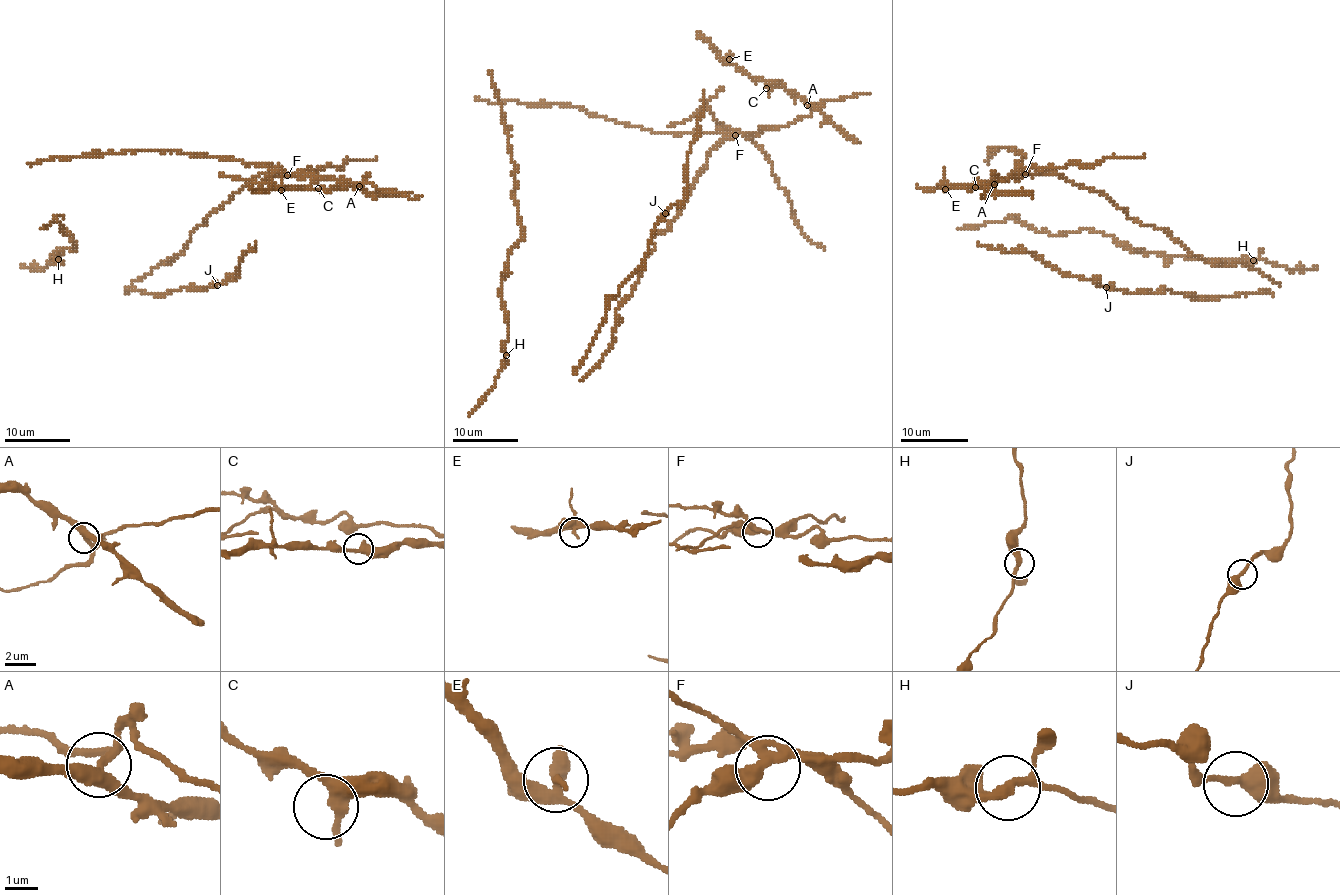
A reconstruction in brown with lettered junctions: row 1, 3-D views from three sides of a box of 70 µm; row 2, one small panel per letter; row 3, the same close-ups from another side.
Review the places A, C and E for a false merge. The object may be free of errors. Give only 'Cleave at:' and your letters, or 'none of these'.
Cleave at: A

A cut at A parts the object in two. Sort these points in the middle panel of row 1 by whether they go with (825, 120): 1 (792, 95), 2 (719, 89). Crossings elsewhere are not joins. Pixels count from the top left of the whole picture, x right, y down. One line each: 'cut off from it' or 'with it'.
1: with it
2: cut off from it

